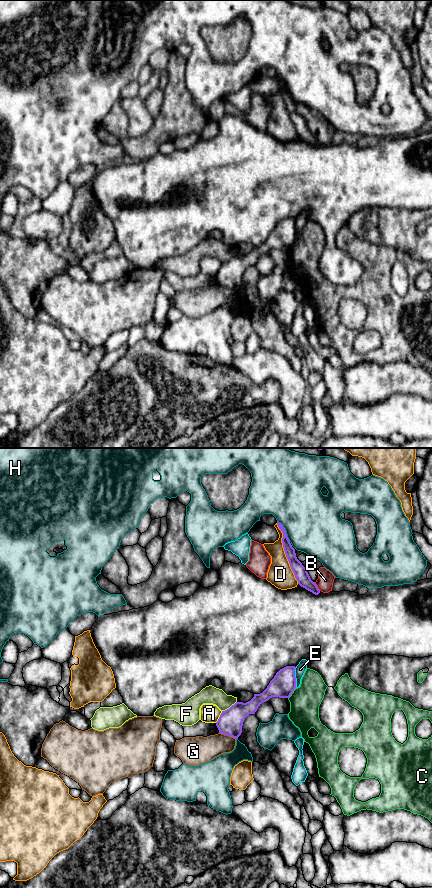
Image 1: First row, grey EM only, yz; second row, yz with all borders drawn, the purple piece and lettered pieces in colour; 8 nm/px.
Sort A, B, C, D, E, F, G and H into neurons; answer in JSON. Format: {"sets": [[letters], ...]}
{"sets": [["A"], ["B", "G"], ["C"], ["D"], ["E"], ["F"], ["H"]]}

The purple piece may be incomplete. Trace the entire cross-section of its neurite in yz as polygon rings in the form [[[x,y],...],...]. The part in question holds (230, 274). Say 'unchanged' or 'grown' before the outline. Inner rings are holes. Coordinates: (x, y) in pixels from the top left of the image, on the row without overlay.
unchanged; [[[295,218],[280,221],[270,233],[267,240],[260,246],[246,254],[236,254],[229,261],[222,263],[216,278],[219,285],[238,290],[242,285],[242,278],[249,266],[255,266],[258,259],[272,249],[289,250],[296,240]]]

